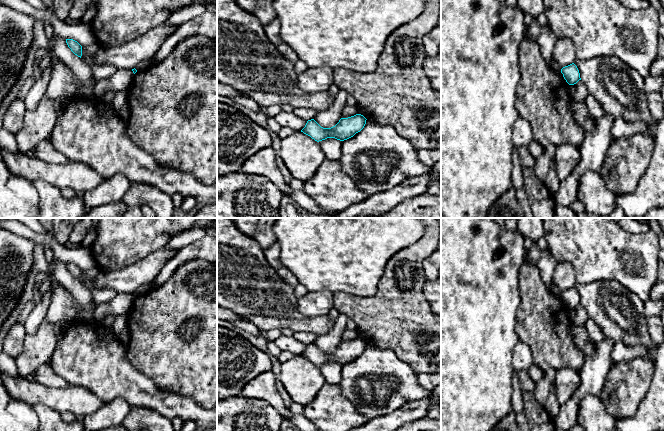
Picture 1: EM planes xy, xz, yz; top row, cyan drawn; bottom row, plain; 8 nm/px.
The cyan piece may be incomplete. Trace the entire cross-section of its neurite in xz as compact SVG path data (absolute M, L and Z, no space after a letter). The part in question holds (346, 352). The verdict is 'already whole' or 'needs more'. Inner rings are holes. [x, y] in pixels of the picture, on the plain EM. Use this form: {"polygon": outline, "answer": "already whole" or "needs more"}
{"polygon": "M356 338L348 342L341 342L339 346L331 352L323 352L314 343L311 343L307 345L301 356L317 366L327 362L344 365L360 356L364 352L366 344L363 339Z", "answer": "already whole"}

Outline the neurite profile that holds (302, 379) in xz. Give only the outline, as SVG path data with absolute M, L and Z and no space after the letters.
M301 355L279 364L279 368L279 378L285 390L298 404L311 403L325 384L318 366Z

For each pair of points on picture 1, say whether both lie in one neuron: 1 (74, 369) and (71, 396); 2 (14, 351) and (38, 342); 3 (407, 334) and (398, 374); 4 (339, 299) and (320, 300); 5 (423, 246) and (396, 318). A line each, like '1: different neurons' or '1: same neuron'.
1: different neurons
2: different neurons
3: different neurons
4: different neurons
5: same neuron

